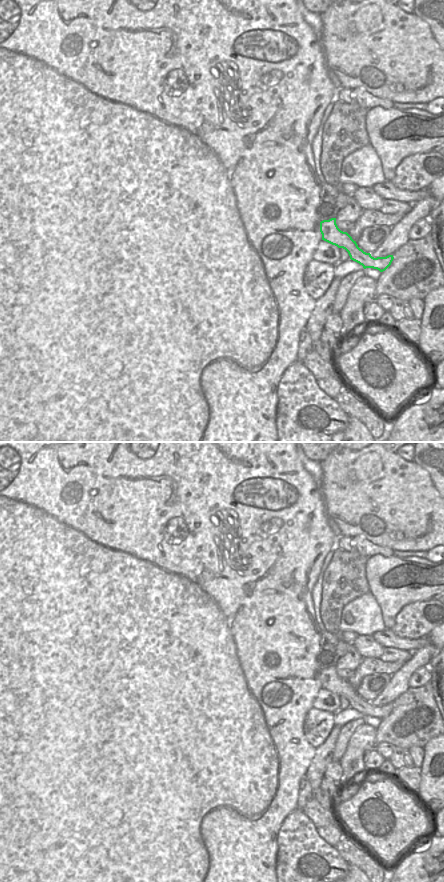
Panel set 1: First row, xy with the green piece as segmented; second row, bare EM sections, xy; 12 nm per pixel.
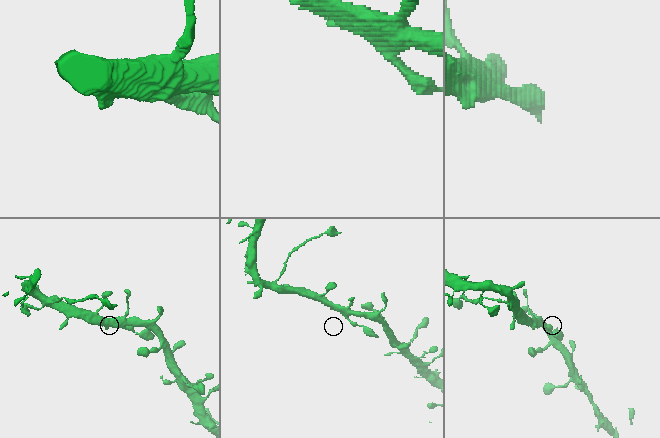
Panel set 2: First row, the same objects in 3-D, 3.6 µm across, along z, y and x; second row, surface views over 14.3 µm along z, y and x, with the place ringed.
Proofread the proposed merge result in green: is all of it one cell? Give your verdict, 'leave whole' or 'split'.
leave whole

